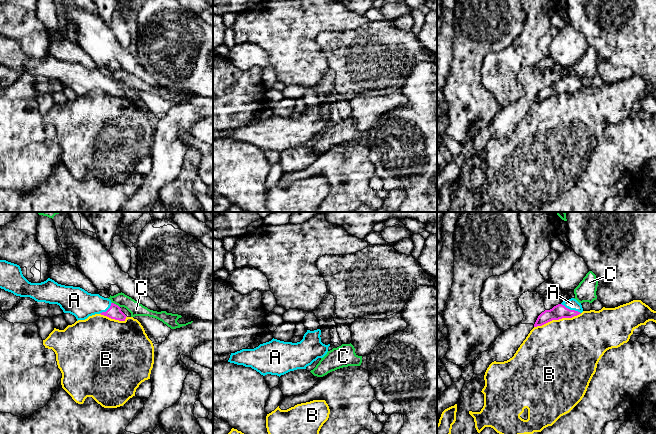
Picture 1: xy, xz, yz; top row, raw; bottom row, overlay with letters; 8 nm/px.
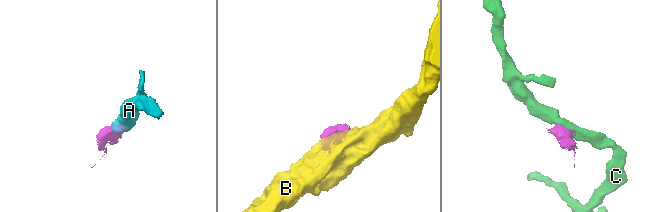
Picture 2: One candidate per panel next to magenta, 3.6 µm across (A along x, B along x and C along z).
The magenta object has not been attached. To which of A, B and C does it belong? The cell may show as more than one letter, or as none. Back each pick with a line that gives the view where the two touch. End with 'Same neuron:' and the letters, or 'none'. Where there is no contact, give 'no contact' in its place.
A: yz
Same neuron: A

